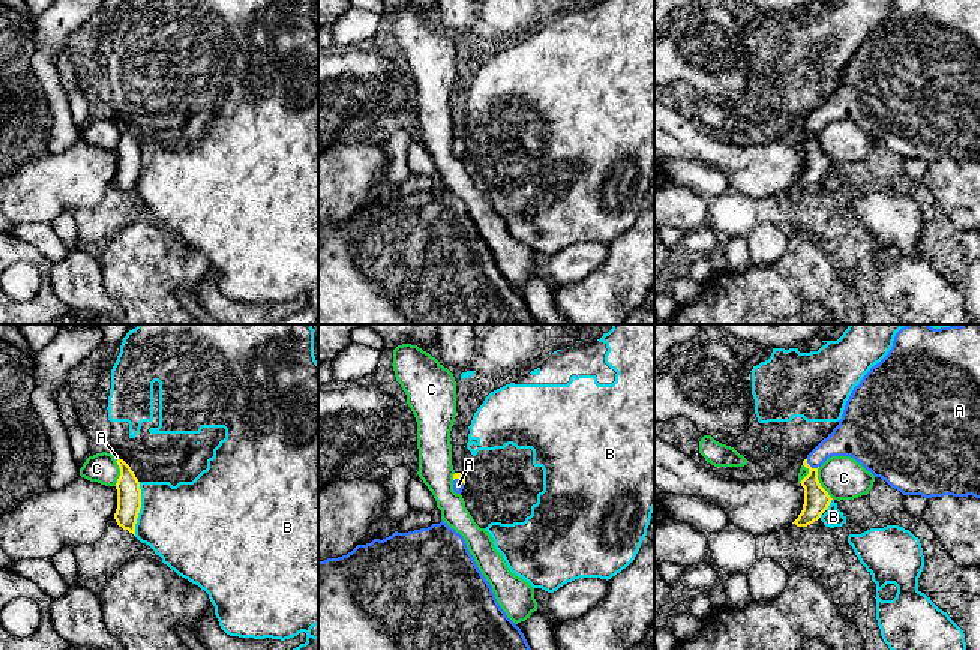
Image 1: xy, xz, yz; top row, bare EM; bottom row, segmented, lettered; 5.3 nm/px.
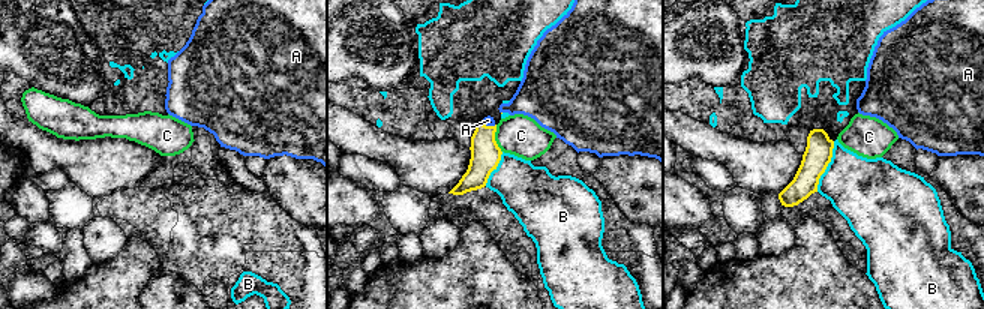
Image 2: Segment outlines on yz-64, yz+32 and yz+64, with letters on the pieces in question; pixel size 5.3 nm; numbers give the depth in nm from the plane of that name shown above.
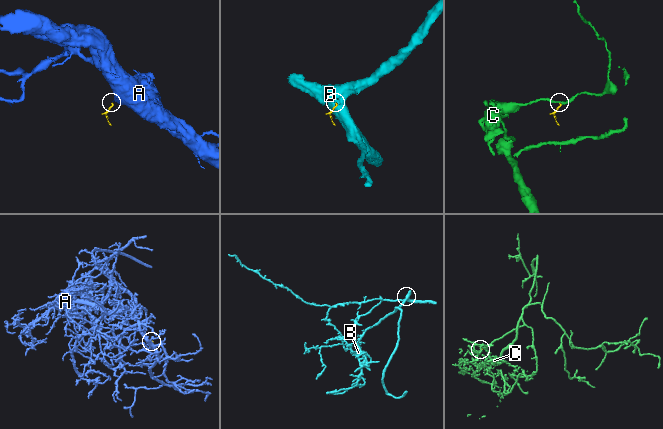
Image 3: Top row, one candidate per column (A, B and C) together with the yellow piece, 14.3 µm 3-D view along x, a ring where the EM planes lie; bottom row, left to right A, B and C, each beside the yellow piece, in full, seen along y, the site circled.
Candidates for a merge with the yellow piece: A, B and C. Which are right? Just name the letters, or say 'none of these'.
A

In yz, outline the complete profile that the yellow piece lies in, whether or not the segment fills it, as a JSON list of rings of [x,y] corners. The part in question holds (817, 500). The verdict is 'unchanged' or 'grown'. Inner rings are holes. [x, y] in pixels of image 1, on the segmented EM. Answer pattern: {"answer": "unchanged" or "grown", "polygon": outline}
{"answer": "grown", "polygon": [[[906,324],[896,333],[888,354],[879,363],[872,366],[860,384],[854,387],[849,399],[846,401],[839,425],[803,461],[803,465],[809,470],[809,474],[800,482],[804,488],[804,504],[801,513],[792,522],[797,527],[807,527],[818,521],[833,500],[818,480],[818,468],[831,456],[854,458],[875,477],[881,477],[903,495],[921,495],[924,498],[972,495],[980,498],[980,324],[960,324],[941,329],[933,329],[929,324]]]}

